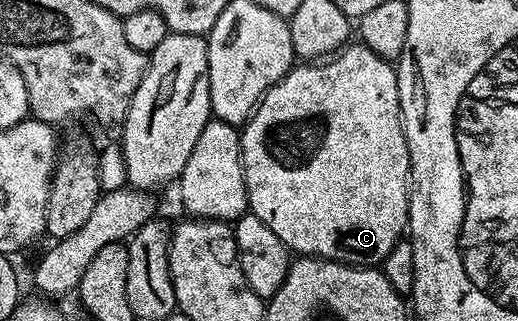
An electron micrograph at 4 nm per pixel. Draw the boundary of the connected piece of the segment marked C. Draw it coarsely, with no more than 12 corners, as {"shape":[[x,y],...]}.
{"shape":[[393,62],[297,64],[241,135],[290,251],[380,267],[409,224]]}

